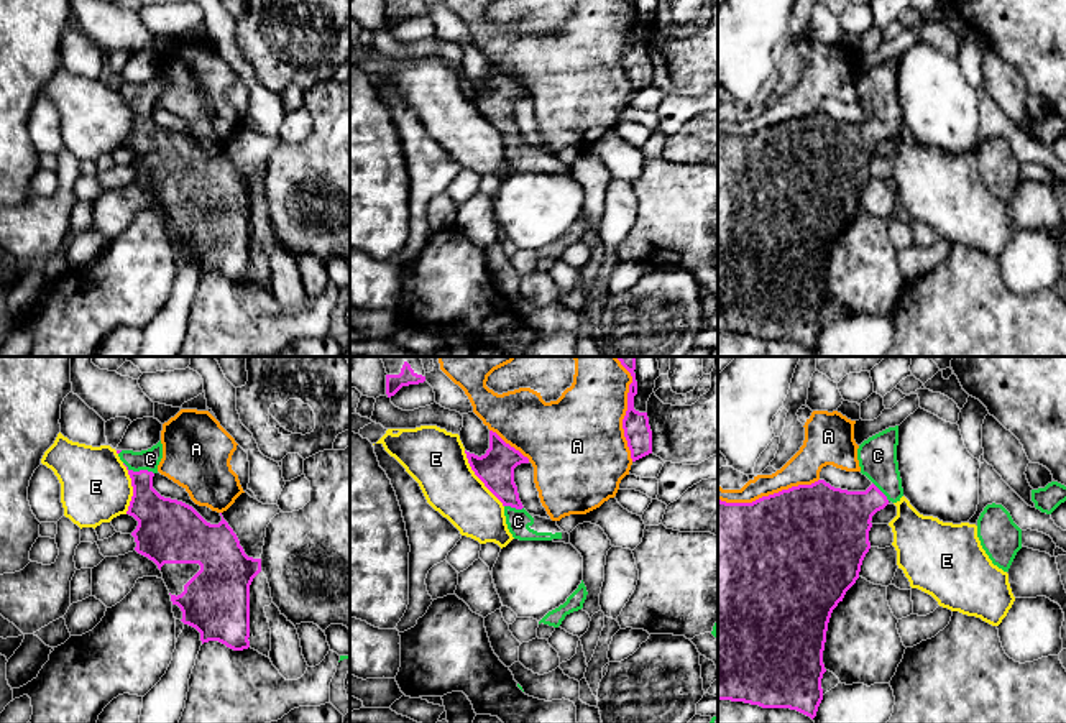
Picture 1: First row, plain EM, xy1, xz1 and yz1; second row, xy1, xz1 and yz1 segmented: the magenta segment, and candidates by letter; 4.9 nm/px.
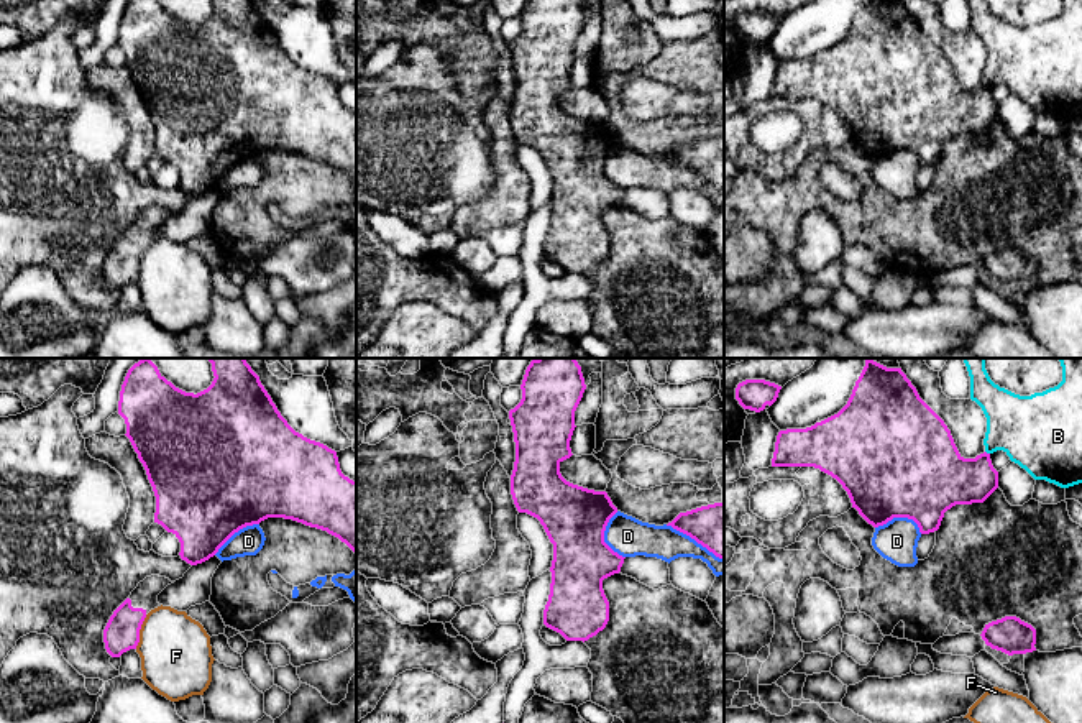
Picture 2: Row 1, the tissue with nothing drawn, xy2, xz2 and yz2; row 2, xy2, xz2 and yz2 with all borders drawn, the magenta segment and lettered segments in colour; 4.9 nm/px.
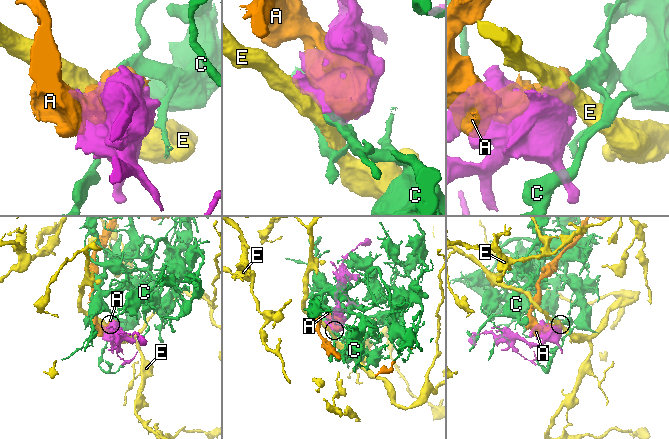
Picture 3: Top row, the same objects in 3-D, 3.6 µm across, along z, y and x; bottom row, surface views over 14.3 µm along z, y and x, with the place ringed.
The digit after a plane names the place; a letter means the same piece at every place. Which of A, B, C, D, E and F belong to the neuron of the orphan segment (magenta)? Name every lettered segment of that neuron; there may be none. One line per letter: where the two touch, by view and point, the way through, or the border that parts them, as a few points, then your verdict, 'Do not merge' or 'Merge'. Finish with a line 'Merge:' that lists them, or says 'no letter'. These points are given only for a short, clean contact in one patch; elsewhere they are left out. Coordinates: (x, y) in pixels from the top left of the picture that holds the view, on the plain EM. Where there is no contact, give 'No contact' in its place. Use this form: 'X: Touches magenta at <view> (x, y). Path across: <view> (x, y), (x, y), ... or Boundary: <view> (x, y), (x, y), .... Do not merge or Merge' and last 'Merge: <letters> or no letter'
A: Touches magenta at yz1 (769, 127). Do not merge
B: Touches magenta at yz2 (985, 84). Do not merge
C: Touches magenta at xy1 (140, 102). Path across: xy1 (158, 150), (147, 137), (140, 102), (150, 91). Merge
D: Touches magenta at xz2 (695, 171). Do not merge
E: Touches magenta at xz1 (478, 109). Do not merge
F: Touches magenta at xy2 (138, 263). Do not merge
Merge: C

